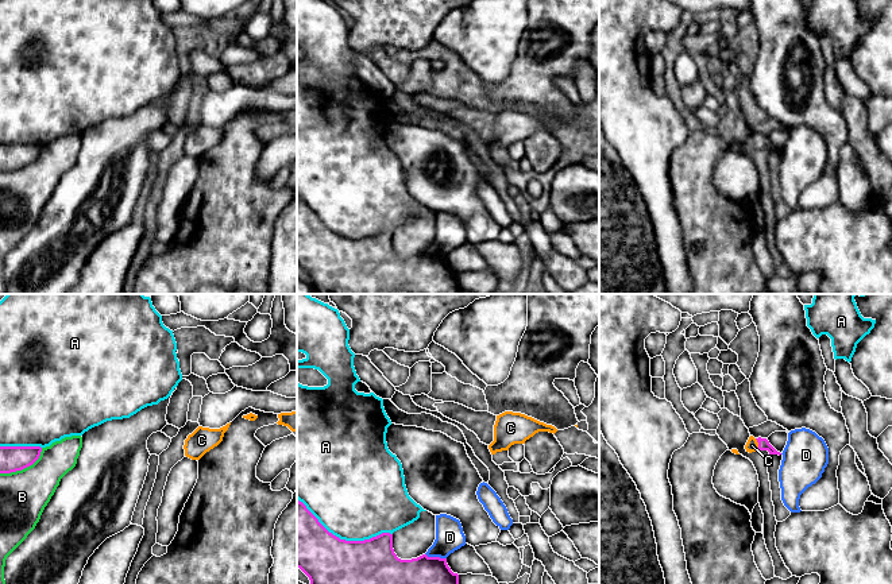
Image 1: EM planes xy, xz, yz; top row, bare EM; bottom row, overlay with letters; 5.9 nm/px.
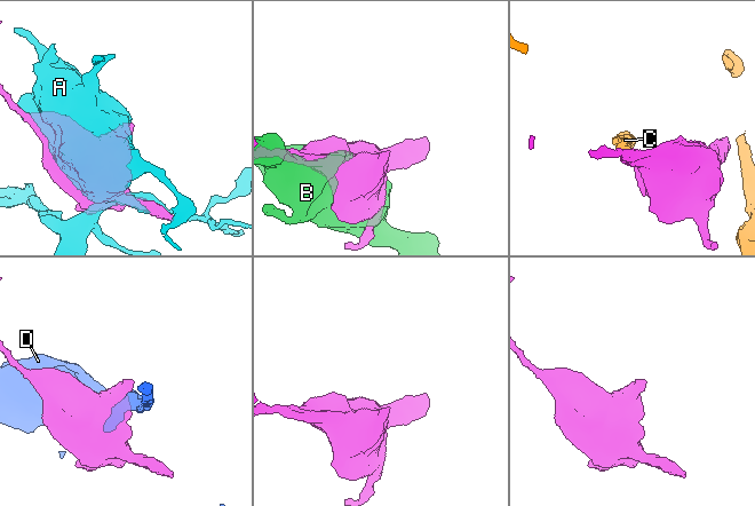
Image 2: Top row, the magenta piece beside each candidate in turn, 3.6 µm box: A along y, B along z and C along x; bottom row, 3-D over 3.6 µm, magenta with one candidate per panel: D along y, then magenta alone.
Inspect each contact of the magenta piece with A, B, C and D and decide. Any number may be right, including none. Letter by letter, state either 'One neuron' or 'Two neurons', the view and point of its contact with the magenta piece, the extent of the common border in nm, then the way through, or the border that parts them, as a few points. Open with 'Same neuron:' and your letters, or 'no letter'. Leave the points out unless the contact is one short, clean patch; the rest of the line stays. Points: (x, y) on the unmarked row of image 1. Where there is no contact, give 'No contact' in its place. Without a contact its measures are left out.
Same neuron: C
A: Two neurons. Touches magenta at xz (344, 238). Shared border 600 nm
B: Two neurons. Touches magenta at xy (23, 166). Shared border 300 nm
C: One neuron. Touches magenta at yz (759, 142). Shared border 80 nm. Path across: yz (764, 142), (759, 142), (752, 143)
D: Two neurons. Touches magenta at xz (436, 255). Shared border 130 nm

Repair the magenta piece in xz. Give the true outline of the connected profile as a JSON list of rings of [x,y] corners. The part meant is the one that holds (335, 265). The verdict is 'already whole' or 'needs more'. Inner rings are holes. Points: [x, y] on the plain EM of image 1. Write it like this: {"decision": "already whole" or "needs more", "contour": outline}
{"decision": "already whole", "contour": [[[297,197],[297,266],[310,278],[316,294],[460,294],[459,272],[453,271],[447,256],[422,252],[401,258],[393,247],[393,232],[382,231],[364,239],[345,239],[329,231],[318,217]]]}

